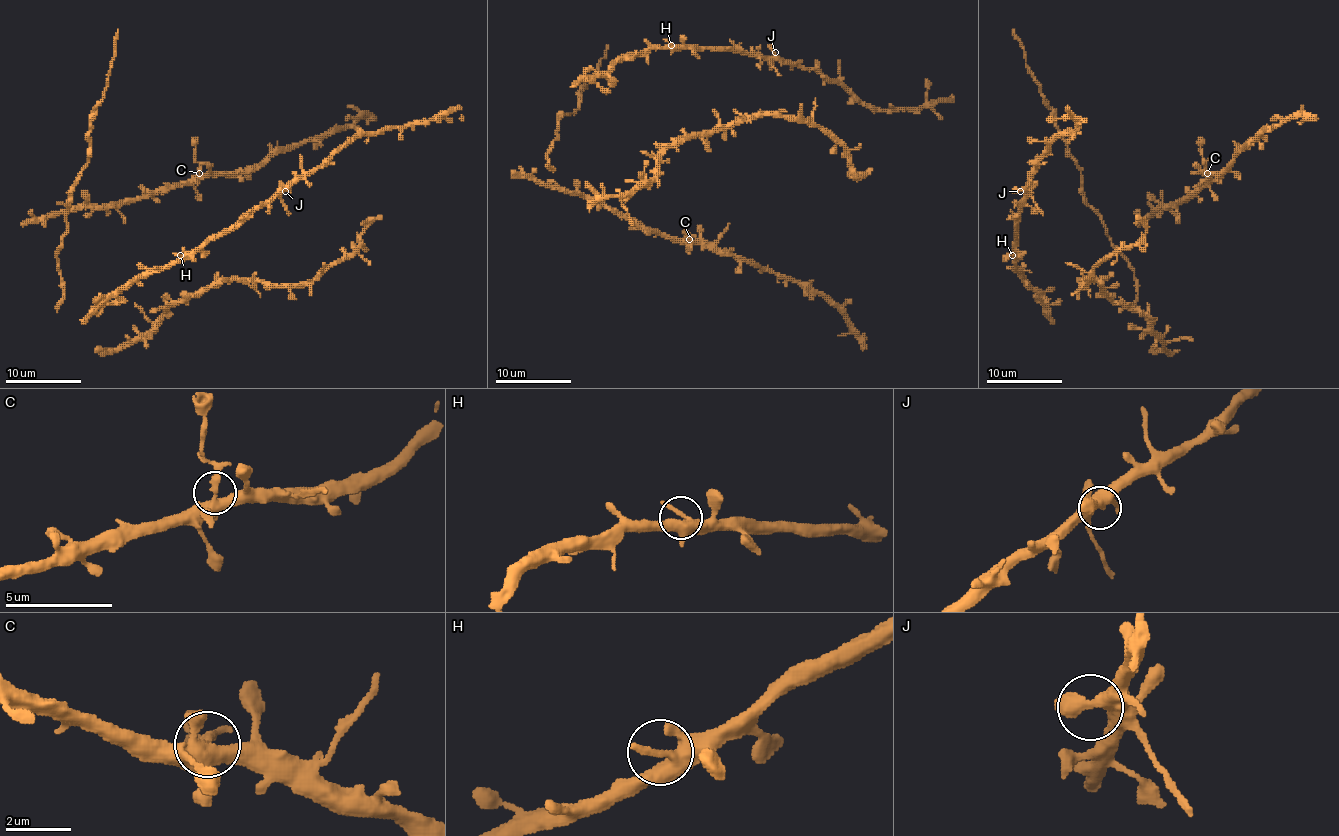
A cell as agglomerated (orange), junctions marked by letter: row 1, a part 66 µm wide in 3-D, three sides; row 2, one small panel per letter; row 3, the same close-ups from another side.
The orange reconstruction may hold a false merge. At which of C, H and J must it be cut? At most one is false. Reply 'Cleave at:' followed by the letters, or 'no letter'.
Cleave at: C

